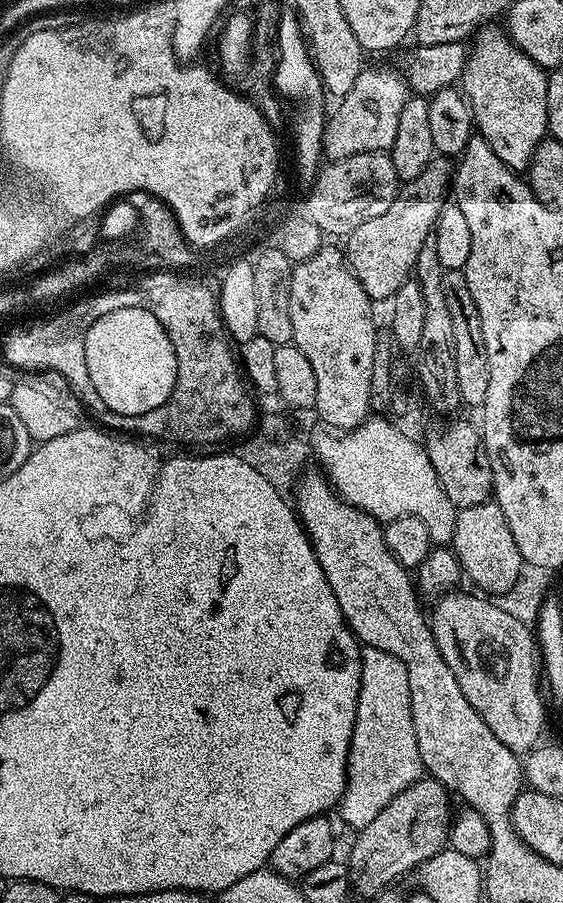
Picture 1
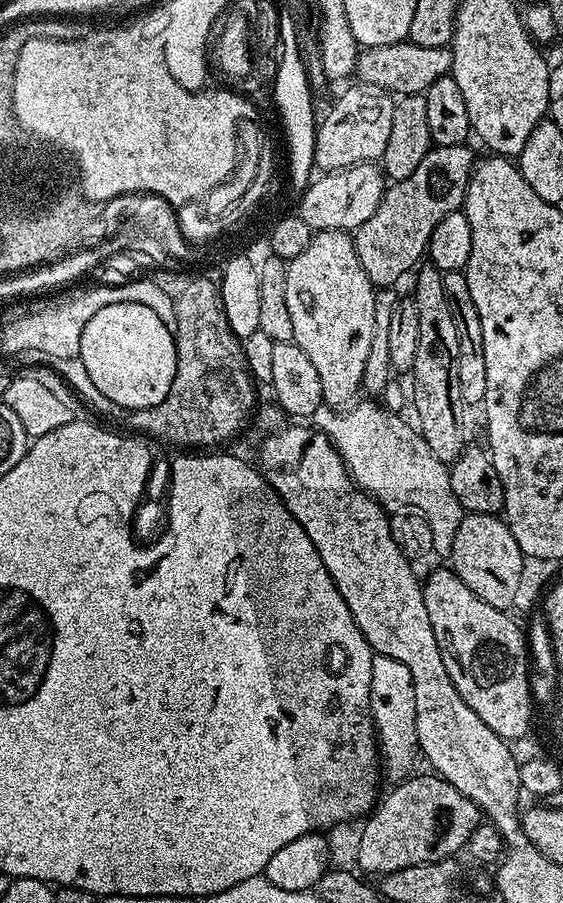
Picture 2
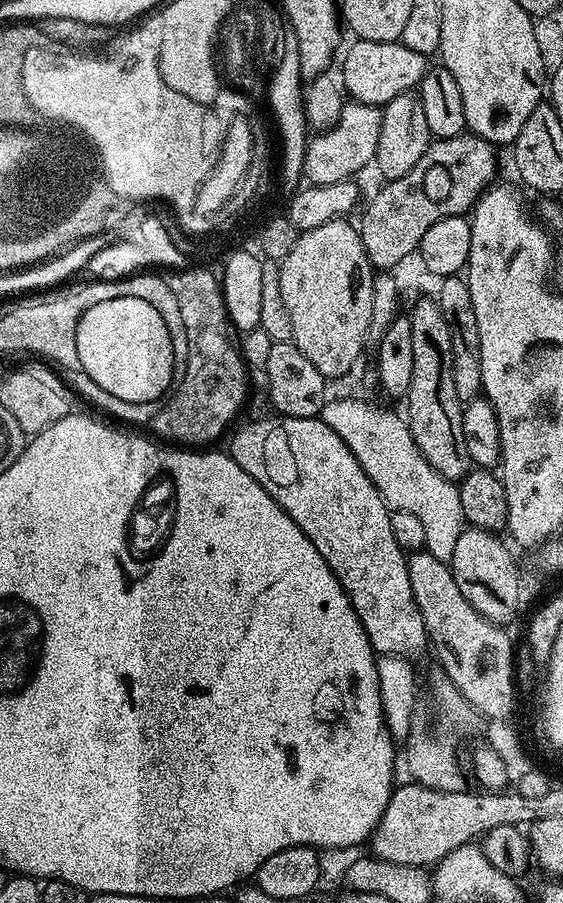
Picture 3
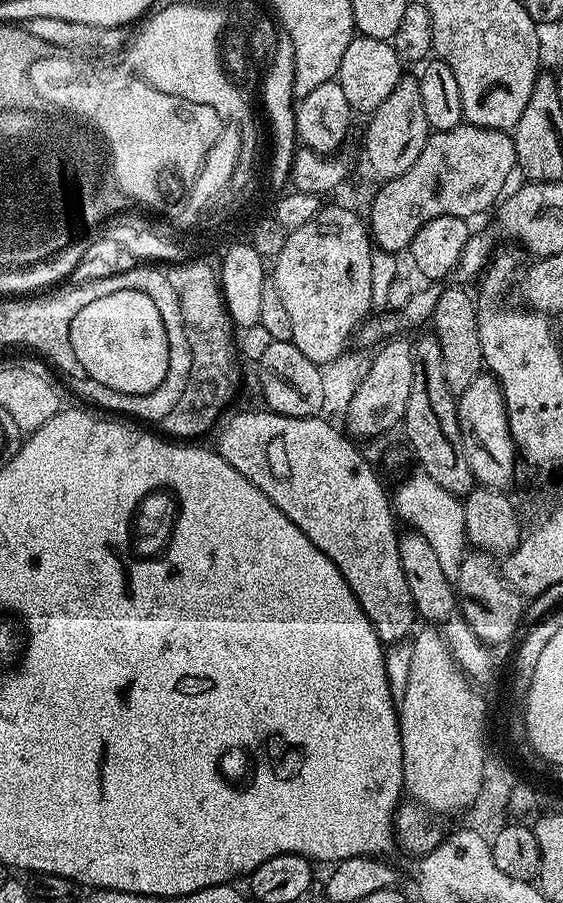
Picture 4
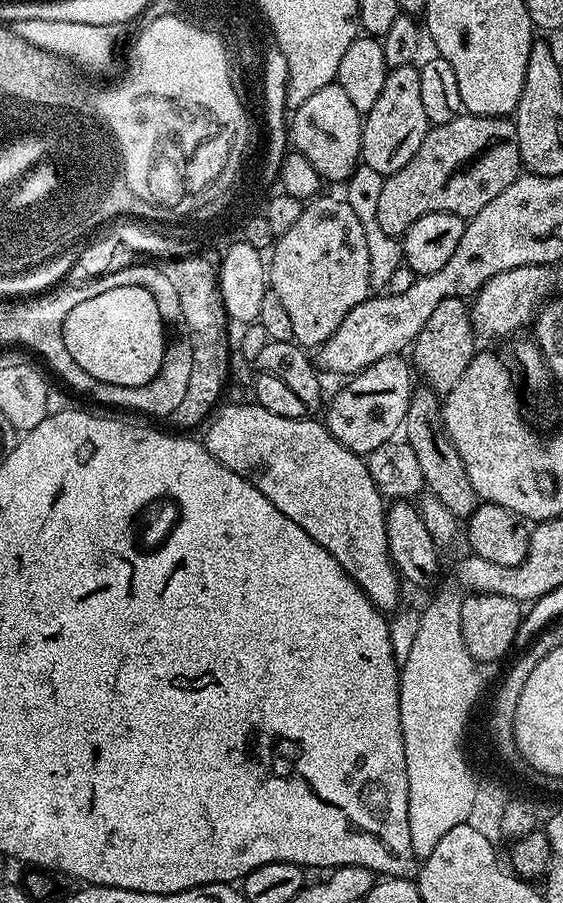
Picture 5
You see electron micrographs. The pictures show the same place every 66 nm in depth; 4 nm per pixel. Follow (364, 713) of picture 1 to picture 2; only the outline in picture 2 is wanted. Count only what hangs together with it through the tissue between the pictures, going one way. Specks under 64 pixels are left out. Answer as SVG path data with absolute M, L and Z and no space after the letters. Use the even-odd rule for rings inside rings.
M373 655L370 666L370 714L383 775L385 772L392 782L407 780L413 771L412 763L418 760L420 743L414 706L414 678L410 678L410 670L402 666L402 662Z

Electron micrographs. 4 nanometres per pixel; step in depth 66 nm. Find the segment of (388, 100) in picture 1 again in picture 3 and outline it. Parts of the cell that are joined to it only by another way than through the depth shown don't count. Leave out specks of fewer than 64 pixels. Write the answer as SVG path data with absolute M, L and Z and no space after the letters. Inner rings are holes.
M348 102L332 127L317 131L305 147L303 179L309 185L325 188L334 182L359 177L364 167L376 159L378 134L382 134L382 111L374 105Z

